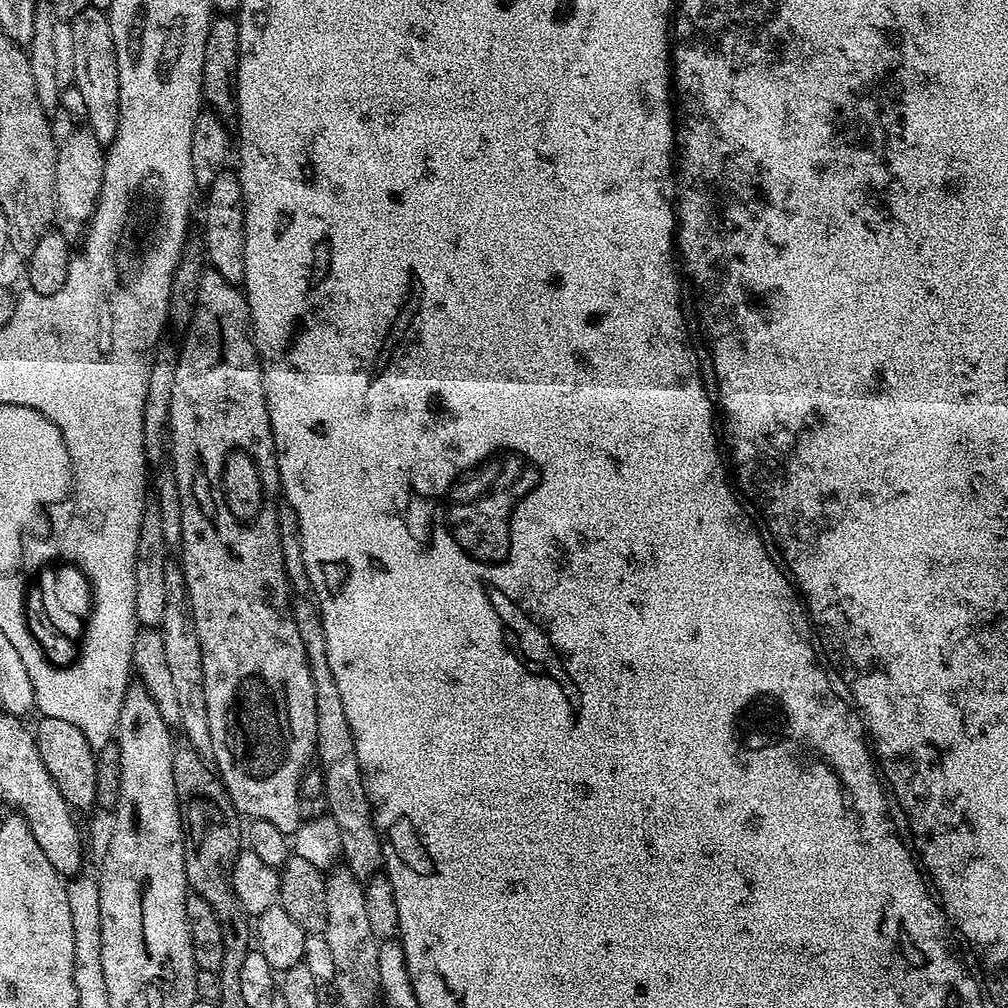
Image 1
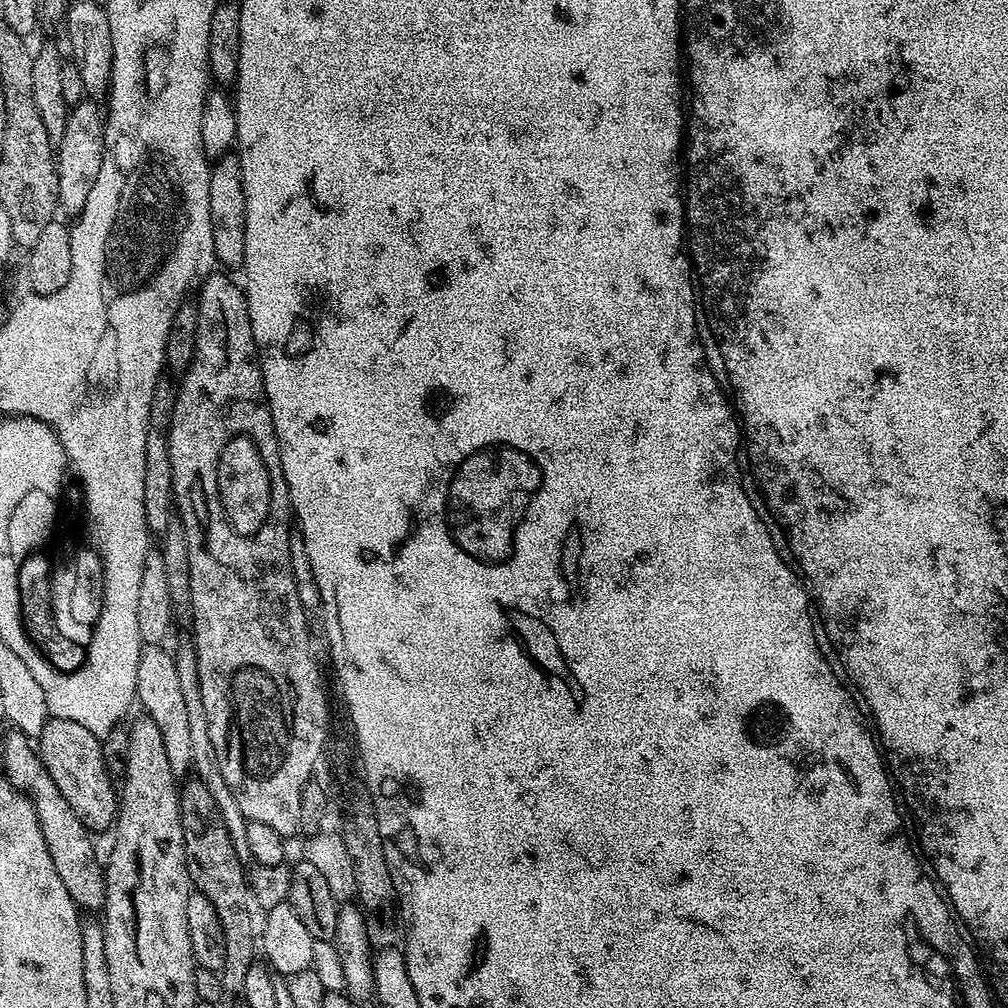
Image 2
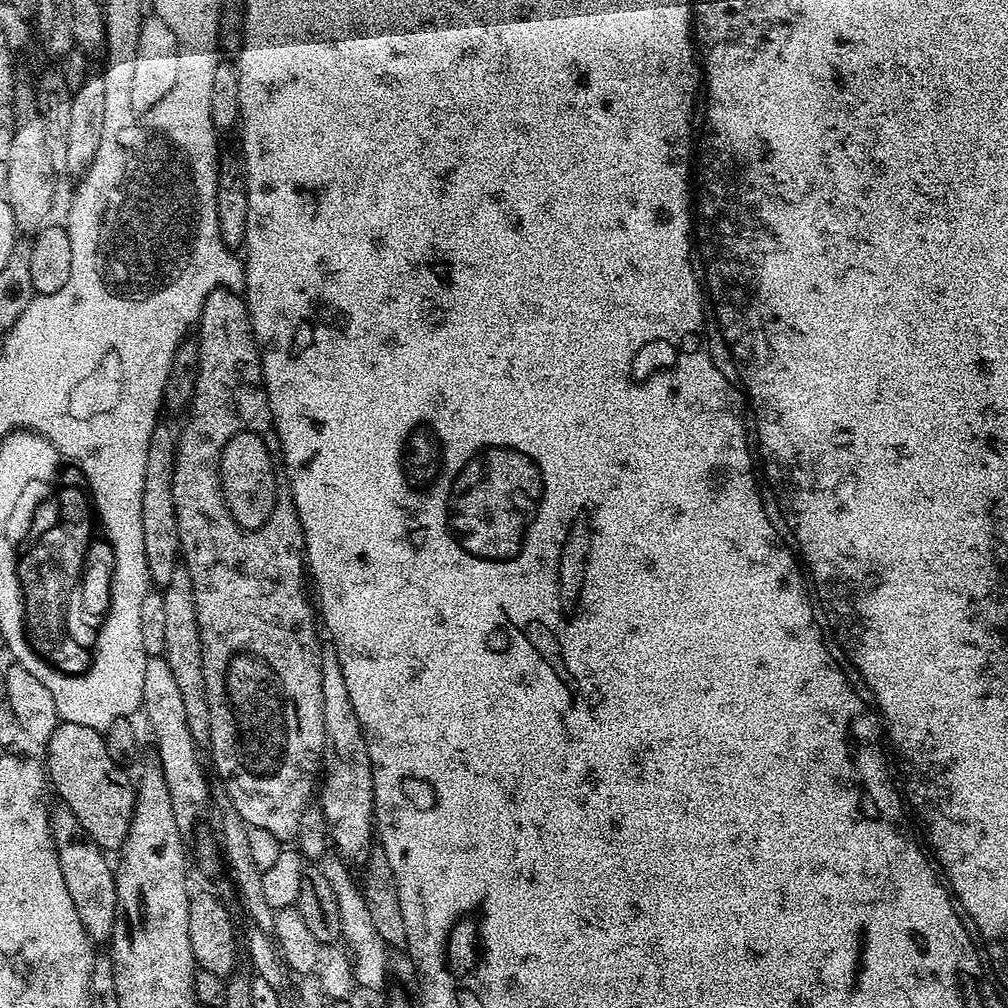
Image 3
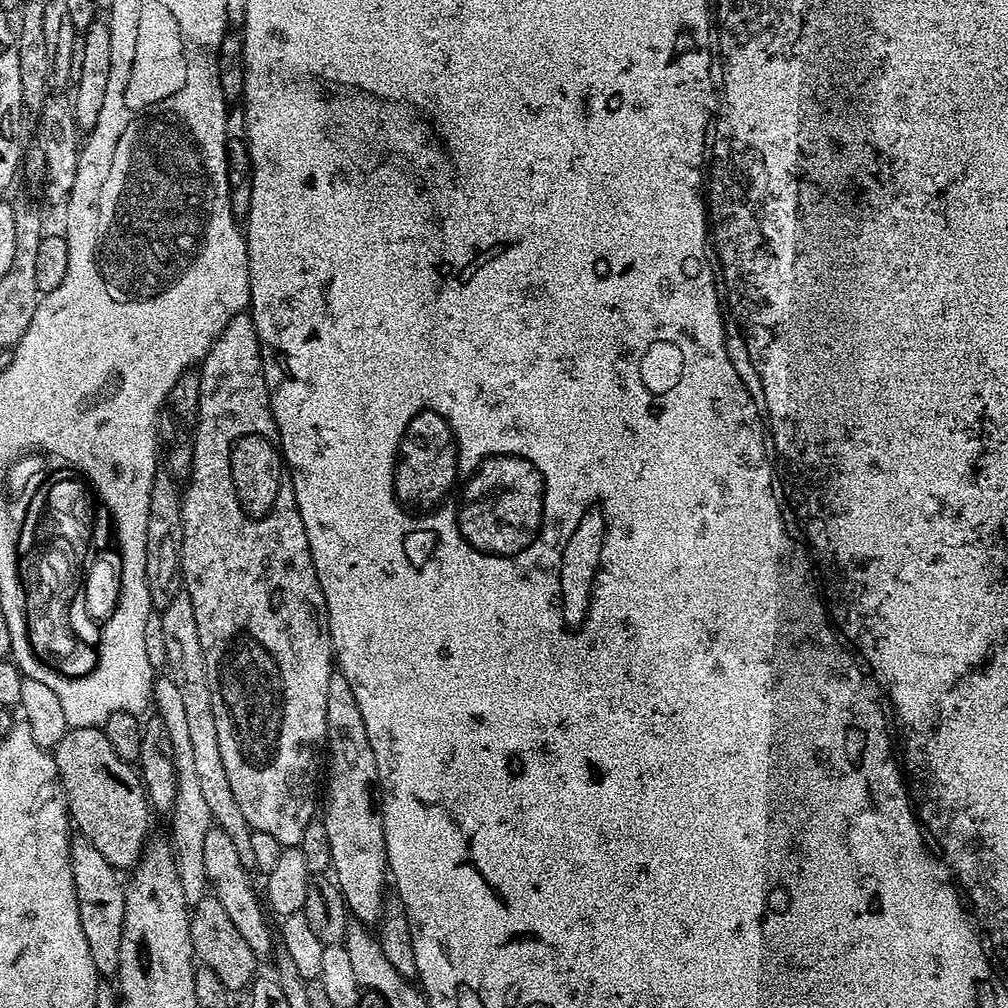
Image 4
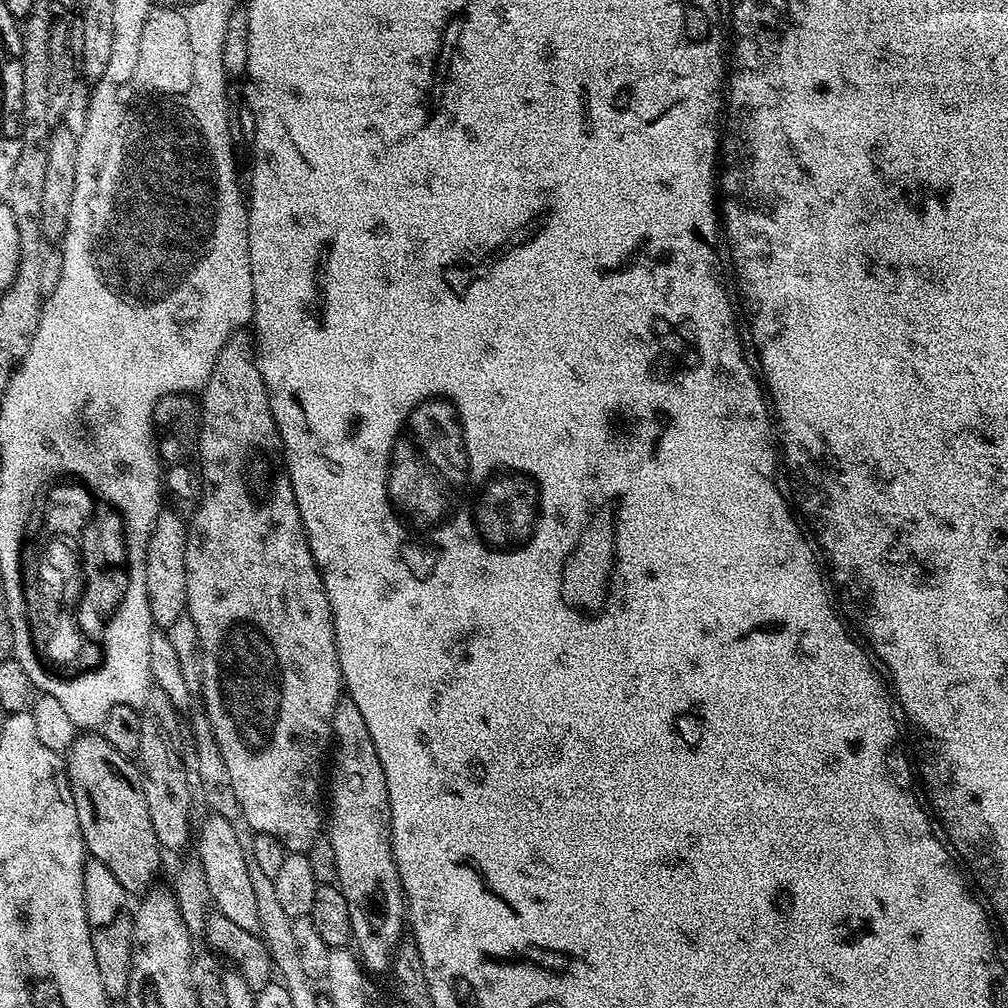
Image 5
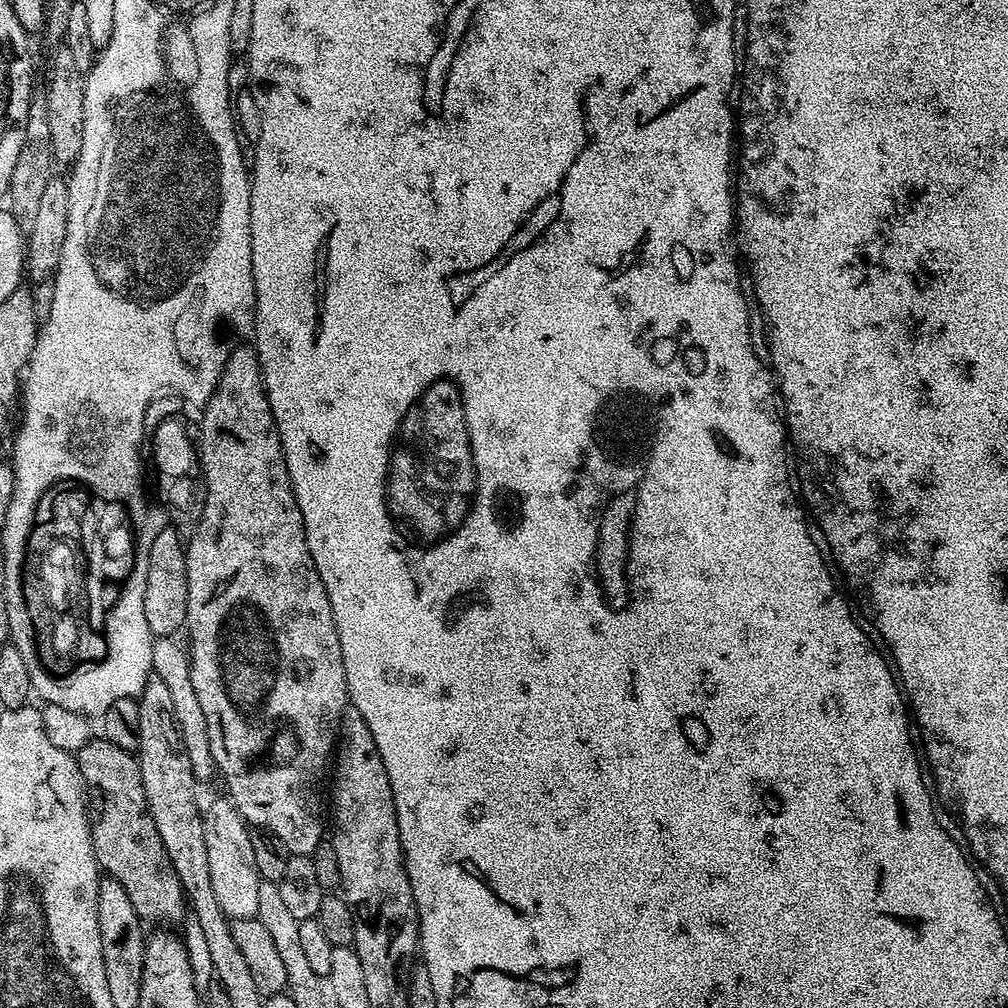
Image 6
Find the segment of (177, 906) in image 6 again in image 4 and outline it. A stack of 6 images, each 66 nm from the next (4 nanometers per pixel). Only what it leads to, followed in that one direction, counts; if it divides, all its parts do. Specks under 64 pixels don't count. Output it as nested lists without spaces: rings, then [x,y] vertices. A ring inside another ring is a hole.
[[[69,727],[68,732],[56,743],[54,749],[56,769],[60,775],[60,785],[68,799],[68,814],[83,839],[88,840],[110,862],[110,866],[117,870],[131,870],[140,862],[145,851],[144,839],[148,836],[148,812],[150,805],[144,790],[144,781],[140,773],[129,761],[118,758],[114,754],[114,746],[106,739],[103,727],[74,728]]]

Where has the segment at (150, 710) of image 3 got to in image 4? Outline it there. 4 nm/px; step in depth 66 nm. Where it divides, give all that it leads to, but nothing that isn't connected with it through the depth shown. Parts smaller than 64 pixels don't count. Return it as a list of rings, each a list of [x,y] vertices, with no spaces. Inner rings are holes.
[[[160,674],[155,677],[152,685],[152,704],[154,705],[155,715],[164,723],[166,734],[170,738],[172,747],[172,761],[176,771],[176,801],[170,813],[172,819],[172,861],[178,870],[178,882],[182,882],[182,894],[184,903],[191,906],[198,903],[209,891],[210,885],[206,874],[206,834],[214,826],[210,806],[206,803],[206,797],[202,794],[202,785],[198,782],[198,769],[194,767],[194,745],[190,742],[190,725],[186,722],[186,705],[182,702],[182,694],[177,691],[174,682],[167,674]]]

